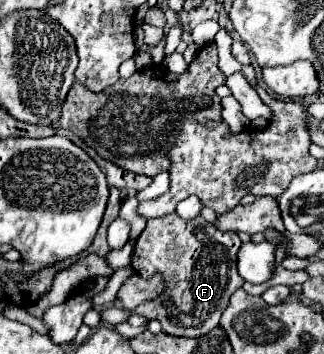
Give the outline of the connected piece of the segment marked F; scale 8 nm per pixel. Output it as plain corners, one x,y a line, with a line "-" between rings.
172,212
168,216
148,220
144,232
136,240
134,254
132,254
132,268
144,280
150,280
152,276
162,276
164,290
156,298
138,304
134,312
148,320
156,318
162,324
162,332
170,336
198,338
198,336
208,334
214,326
218,326
220,316
226,310
230,296
244,284
244,278
238,274
238,266
236,266
240,246
242,242
236,232
222,232
210,222
206,222
202,216
194,220
182,220
178,214

